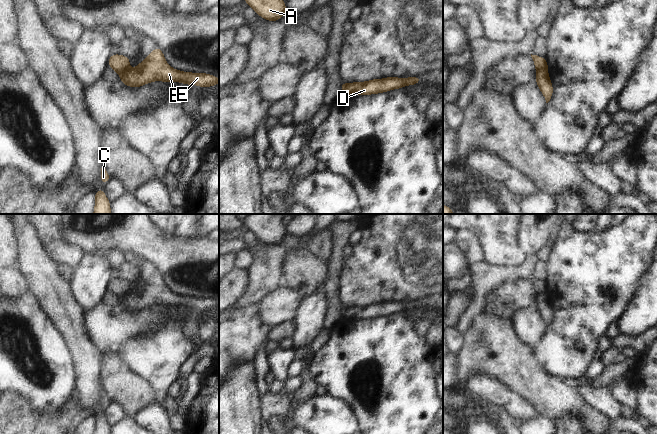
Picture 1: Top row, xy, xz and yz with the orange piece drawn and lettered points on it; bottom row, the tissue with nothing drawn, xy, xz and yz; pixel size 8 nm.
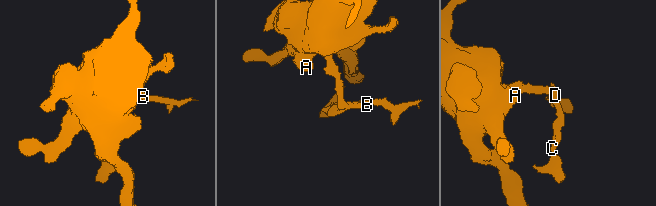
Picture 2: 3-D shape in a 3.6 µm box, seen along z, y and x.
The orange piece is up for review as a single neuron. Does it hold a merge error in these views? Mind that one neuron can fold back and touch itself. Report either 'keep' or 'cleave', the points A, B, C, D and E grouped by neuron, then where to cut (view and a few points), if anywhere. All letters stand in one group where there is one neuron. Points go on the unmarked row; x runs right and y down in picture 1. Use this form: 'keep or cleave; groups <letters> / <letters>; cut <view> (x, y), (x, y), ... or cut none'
cleave; groups A / B C D E; cut yz (546, 293), (540, 293), (537, 296)

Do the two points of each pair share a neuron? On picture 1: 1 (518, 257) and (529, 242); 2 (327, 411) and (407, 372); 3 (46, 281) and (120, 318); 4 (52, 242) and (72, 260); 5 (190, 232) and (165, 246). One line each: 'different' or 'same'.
1: different
2: different
3: different
4: same
5: different

